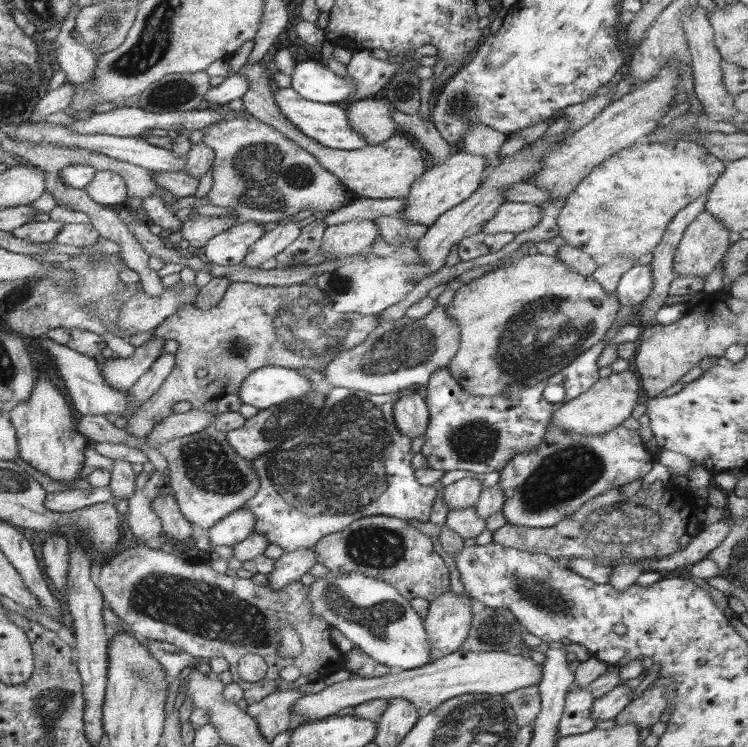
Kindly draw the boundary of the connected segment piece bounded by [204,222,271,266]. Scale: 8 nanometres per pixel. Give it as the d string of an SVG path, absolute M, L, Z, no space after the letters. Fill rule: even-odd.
M261 222L234 224L207 243L204 247L206 258L210 263L222 266L242 264L252 245L270 227Z

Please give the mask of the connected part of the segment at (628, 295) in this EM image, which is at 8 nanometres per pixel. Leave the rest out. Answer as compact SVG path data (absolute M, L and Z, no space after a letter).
M637 264L620 278L615 291L616 299L622 306L640 304L650 296L652 288L654 288L654 275L650 264L647 266Z

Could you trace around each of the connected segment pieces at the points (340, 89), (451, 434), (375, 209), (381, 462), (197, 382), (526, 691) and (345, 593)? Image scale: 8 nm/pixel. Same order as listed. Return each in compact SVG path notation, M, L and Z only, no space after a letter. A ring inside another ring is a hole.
M305 60L294 65L291 87L308 100L342 105L358 85L349 74L342 77L324 64Z
M637 312L623 319L624 325L612 324L611 331L594 347L583 352L562 371L548 379L530 382L528 386L512 385L502 396L472 396L464 390L455 379L450 369L436 371L426 385L427 408L429 423L423 433L424 445L421 453L426 459L427 468L432 470L470 470L470 472L496 472L503 469L518 453L536 450L546 438L552 415L564 404L574 400L584 392L590 391L599 380L596 360L600 356L605 343L609 342L617 332L626 325L636 325ZM549 385L562 385L566 397L560 404L550 404L543 396L544 389Z
M352 197L343 207L336 209L333 213L323 219L326 226L342 224L349 220L372 220L379 216L402 214L407 199L374 199L364 197Z
M334 387L328 397L328 404L324 404L320 416L316 418L316 424L312 424L312 430L303 432L294 438L284 441L274 451L270 451L266 455L257 456L256 460L250 462L255 472L258 473L261 479L261 487L258 494L254 495L244 506L240 509L247 509L255 513L255 532L266 536L266 539L272 544L277 544L283 548L285 552L292 552L299 548L312 548L316 543L326 536L333 535L336 532L344 531L348 526L355 522L355 520L363 519L365 516L391 516L408 521L419 520L420 522L429 522L430 512L432 512L432 504L438 496L438 490L435 487L420 486L414 478L414 470L410 466L412 462L412 452L410 452L410 437L404 436L399 431L398 425L395 424L395 416L392 416L392 404L396 402L391 395L376 395L366 394L366 392L354 391L348 388Z
M234 282L231 283L226 292L224 292L224 297L220 298L219 304L214 308L208 308L206 311L196 308L194 305L182 305L178 310L178 312L174 312L172 316L168 316L166 320L164 320L155 330L154 337L160 337L162 339L168 340L176 340L178 342L178 349L175 353L175 365L172 369L172 372L166 377L166 380L162 384L162 387L148 399L148 401L144 402L142 406L137 410L137 413L134 417L130 417L127 419L127 425L125 427L125 431L136 438L146 437L147 434L155 427L157 422L160 422L163 418L170 416L173 412L172 406L174 404L180 404L180 402L190 402L192 408L194 409L203 409L203 406L209 400L219 399L222 396L226 396L229 394L238 394L240 388L243 386L243 380L247 378L251 372L258 370L262 367L267 366L277 366L282 368L290 368L292 370L299 370L300 368L312 368L312 370L323 371L323 368L328 364L328 362L332 361L334 357L339 355L339 352L354 348L359 344L362 344L368 336L372 334L378 327L379 324L382 323L380 321L380 316L363 316L360 313L342 313L335 310L334 303L332 303L332 299L329 298L328 295L322 293L318 286L307 286L306 284L298 284L290 287L282 287L282 286L263 286L256 285L251 283L244 282Z
M537 685L519 688L503 694L505 701L514 709L520 728L531 724L541 709L541 696Z
M328 571L309 586L311 613L340 630L348 640L374 660L395 670L420 668L430 661L429 638L423 620L388 581L370 578L358 571Z

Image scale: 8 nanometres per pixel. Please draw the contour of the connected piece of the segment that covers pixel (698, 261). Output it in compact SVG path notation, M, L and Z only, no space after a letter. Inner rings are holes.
M702 211L694 222L691 222L684 231L681 241L674 256L674 271L678 275L692 275L696 277L707 277L710 272L719 268L727 256L730 248L730 232L723 227L723 224L716 220L712 213Z

